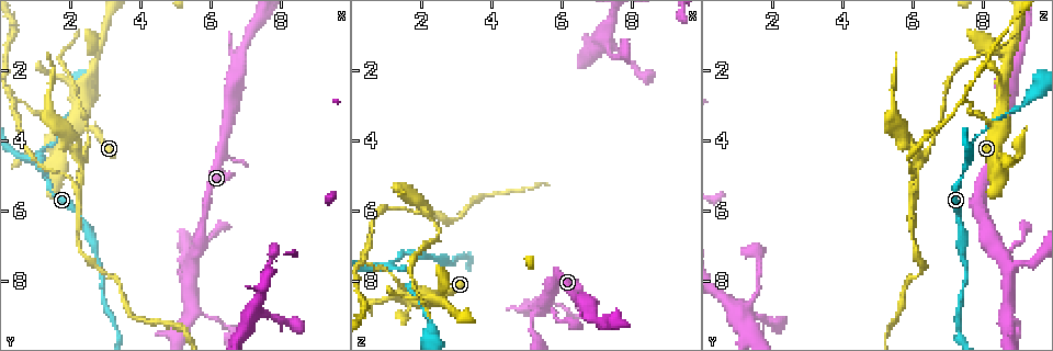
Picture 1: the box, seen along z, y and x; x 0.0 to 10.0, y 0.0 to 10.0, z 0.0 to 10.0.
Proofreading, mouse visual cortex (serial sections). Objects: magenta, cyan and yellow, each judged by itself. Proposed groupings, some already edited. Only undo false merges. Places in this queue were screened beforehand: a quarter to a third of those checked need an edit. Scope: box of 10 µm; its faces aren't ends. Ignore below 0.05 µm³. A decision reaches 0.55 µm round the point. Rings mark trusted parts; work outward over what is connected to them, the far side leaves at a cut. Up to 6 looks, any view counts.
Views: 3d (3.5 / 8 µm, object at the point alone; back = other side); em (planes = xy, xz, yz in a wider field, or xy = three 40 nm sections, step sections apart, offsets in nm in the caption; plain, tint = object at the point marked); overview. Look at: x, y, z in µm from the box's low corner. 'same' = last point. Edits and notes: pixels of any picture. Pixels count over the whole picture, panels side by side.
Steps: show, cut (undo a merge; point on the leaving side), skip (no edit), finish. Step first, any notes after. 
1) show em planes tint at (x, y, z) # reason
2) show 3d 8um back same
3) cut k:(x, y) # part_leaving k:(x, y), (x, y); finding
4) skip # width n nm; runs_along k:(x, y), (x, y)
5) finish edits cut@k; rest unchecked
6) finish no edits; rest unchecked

show 3d 8um at (2.20, 3.55, 8.40) # looks like a crossing

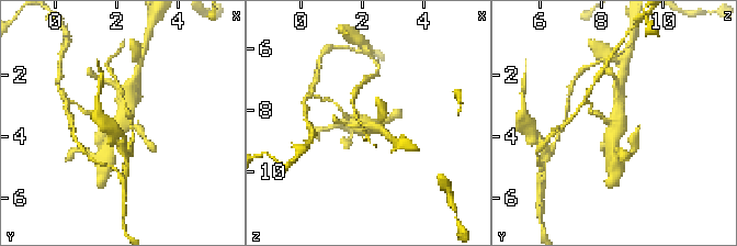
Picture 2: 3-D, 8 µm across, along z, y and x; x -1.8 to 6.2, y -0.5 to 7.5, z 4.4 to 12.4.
show em xy step 1 tint same # arms 4; arm_widths 150, 200, 400, 400 nm; shape alone is not enough

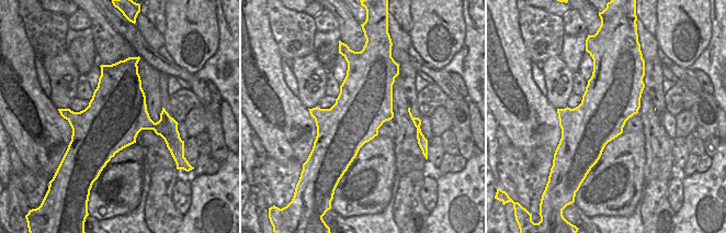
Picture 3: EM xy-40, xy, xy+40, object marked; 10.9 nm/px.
cut 2:(598, 113) # part_leaving 2:(612, 125), (592, 113), (589, 102); a second cell is stuck on

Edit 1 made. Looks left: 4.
show 3d 8um at (5.45, 7.65, 8.65) # abrupt turn

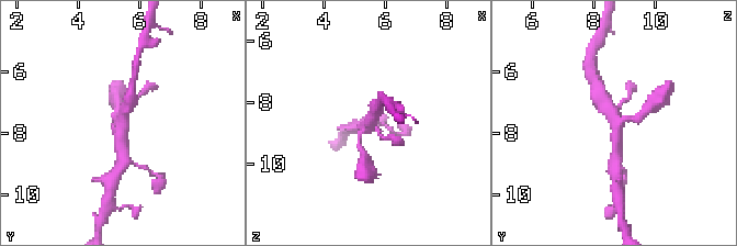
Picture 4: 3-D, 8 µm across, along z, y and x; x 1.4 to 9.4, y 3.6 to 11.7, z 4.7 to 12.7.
show em xy step 3 tint same # need the tissue

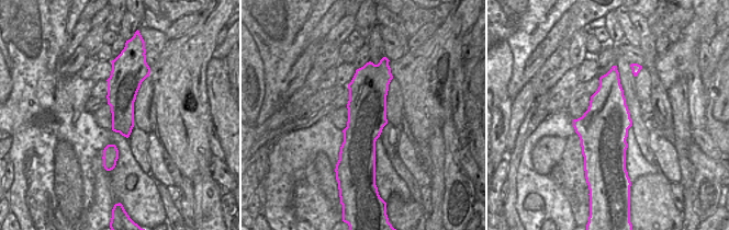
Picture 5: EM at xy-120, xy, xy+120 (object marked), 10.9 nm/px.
skip # runs_along 4:(599, 94), (616, 124), (616, 154); continuous, no second cell

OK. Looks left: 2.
finish edits cut@2; rest unchecked

